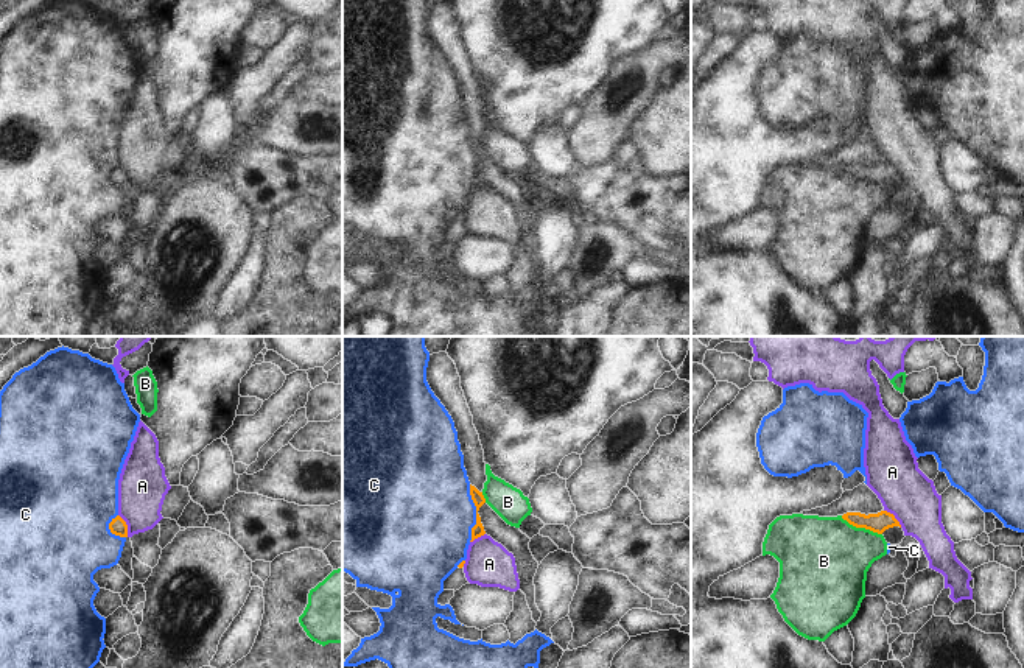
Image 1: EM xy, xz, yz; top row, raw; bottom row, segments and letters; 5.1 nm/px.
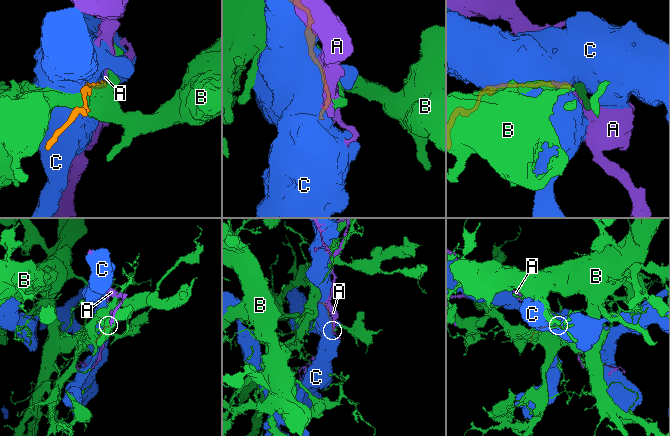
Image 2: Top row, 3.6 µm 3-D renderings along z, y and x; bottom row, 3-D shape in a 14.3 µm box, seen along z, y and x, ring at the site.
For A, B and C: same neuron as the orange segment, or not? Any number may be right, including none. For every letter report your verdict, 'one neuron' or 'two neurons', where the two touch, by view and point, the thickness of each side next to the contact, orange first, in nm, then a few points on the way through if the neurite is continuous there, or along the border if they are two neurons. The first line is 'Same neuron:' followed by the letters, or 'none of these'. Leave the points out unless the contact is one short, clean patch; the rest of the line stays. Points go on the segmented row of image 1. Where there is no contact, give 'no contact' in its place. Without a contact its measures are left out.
Same neuron: none of these
A: two neurons; contact xy (126, 525); calibres 90 and 260 nm; border xy (119, 514), (126, 525), (128, 536)
B: two neurons; contact yz (861, 527); calibres 100 and 440 nm
C: two neurons; contact xz (476, 513); calibres 70 and 480 nm

